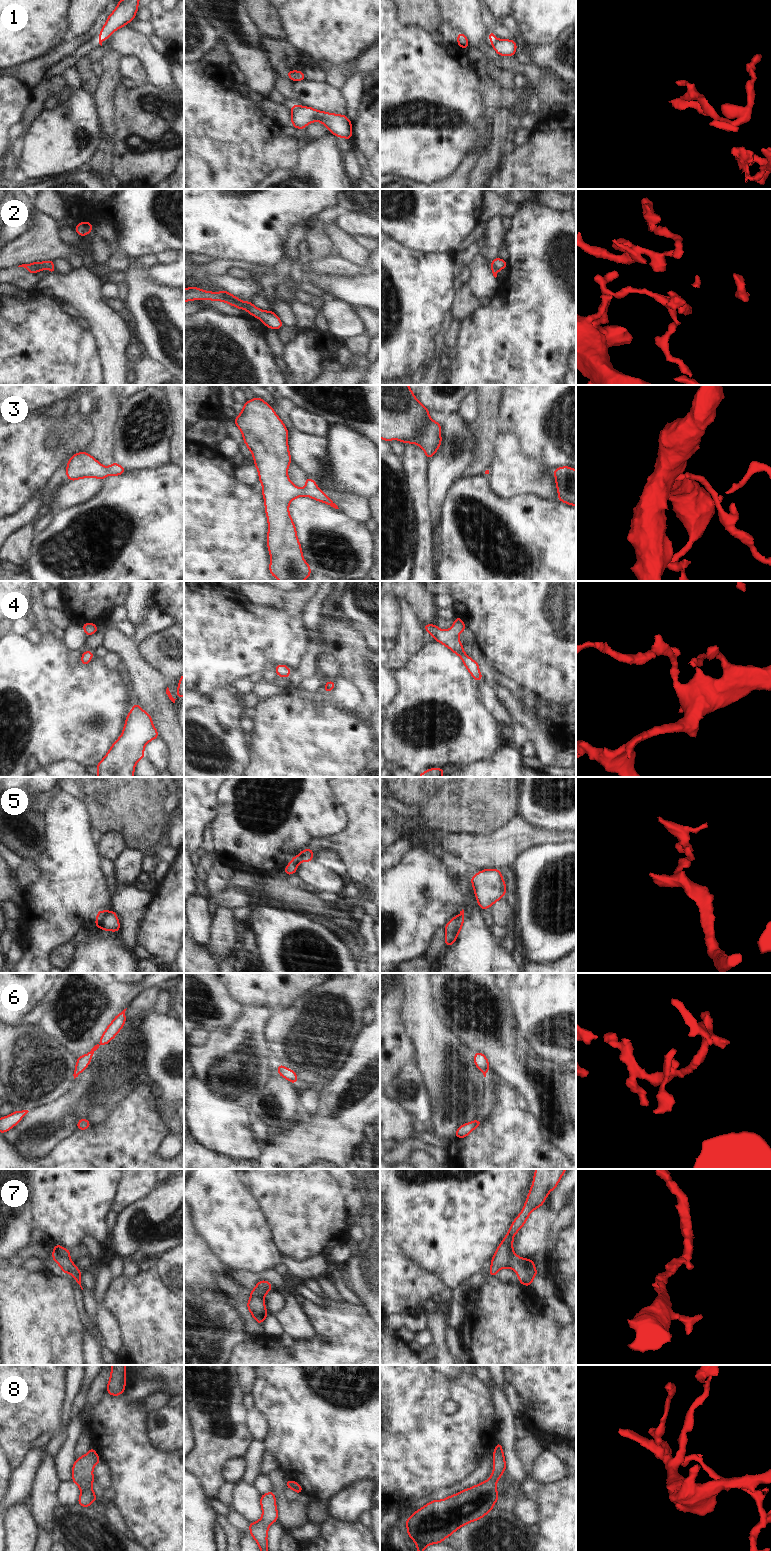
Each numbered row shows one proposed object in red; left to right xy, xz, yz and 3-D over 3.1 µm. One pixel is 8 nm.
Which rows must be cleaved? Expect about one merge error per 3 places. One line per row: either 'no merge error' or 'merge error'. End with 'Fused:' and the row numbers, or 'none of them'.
1: merge error
2: merge error
3: no merge error
4: no merge error
5: merge error
6: no merge error
7: no merge error
8: no merge error
Fused: 1, 2, 5

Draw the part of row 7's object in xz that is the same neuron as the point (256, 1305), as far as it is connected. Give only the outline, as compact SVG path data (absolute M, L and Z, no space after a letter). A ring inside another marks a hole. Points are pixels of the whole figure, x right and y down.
M259 1281L255 1288L251 1290L250 1299L246 1304L253 1318L258 1324L262 1324L265 1318L268 1316L264 1297L272 1289L273 1285L266 1281Z

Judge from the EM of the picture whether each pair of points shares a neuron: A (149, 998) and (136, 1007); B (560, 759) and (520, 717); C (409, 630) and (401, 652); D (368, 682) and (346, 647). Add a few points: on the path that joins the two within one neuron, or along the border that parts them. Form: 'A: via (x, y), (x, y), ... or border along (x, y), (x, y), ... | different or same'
A: via (146, 1000), (139, 1005) | same
B: border along (556, 751), (554, 765) | different
C: via (409, 635), (409, 642), (406, 647) | same
D: via (368, 673), (354, 656) | same

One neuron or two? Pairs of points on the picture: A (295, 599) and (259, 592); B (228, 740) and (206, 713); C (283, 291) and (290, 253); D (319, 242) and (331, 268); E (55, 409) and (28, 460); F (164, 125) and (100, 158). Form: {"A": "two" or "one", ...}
{"A": "one", "B": "one", "C": "two", "D": "two", "E": "two", "F": "two"}

